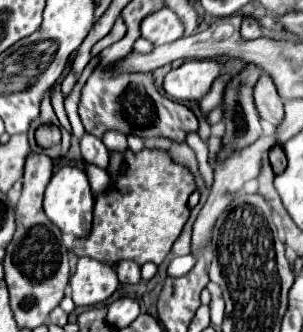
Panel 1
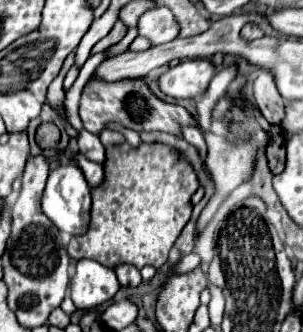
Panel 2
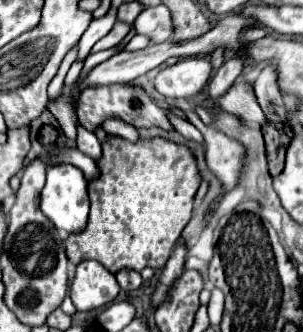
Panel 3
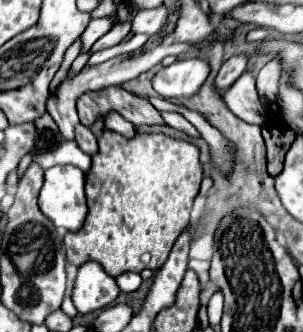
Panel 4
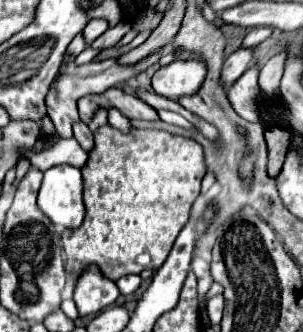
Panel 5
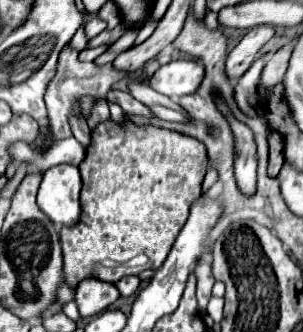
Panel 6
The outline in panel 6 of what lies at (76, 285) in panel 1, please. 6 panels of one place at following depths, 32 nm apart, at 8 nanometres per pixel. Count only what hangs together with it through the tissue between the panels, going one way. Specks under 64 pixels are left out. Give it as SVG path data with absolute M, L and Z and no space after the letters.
M84 278L74 292L74 302L78 304L80 316L96 316L100 312L104 312L110 304L116 302L116 298L120 296L116 284L104 282L104 280L96 280L96 278Z

